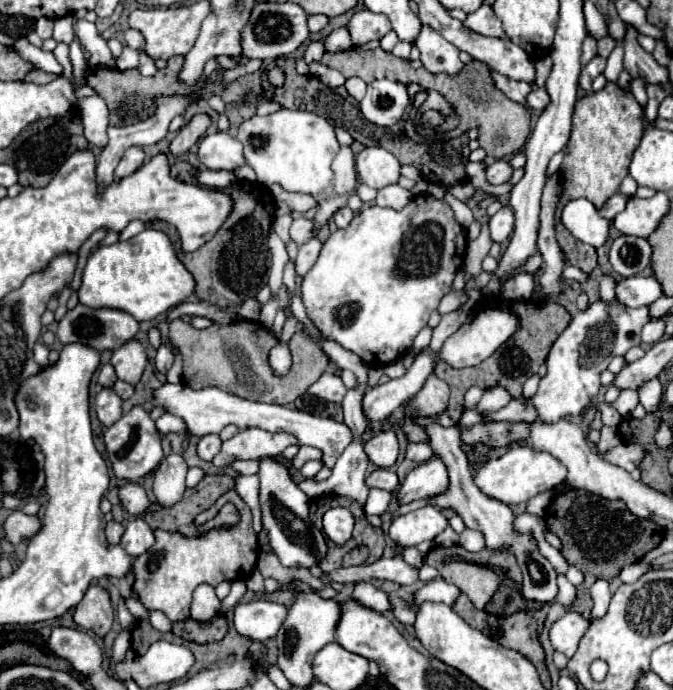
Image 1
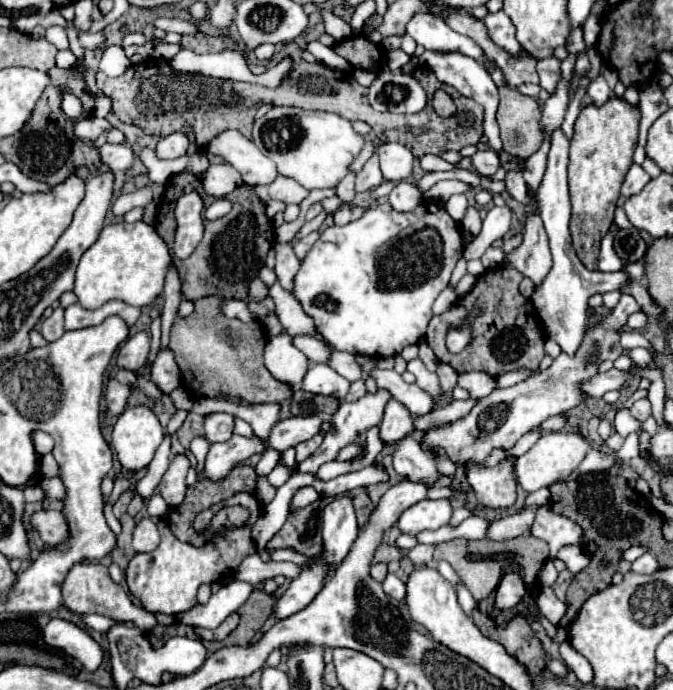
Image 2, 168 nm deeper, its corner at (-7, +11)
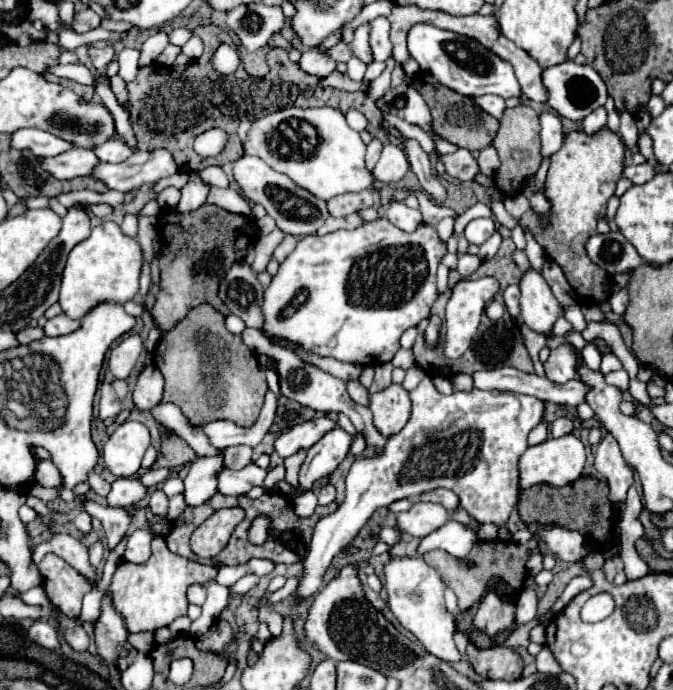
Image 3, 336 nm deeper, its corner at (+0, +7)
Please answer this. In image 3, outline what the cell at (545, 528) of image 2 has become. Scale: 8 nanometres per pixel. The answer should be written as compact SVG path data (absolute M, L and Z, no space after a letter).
M549 525L537 537L547 543L553 555L561 557L565 562L579 562L587 555L586 538L577 531L567 531L559 525Z

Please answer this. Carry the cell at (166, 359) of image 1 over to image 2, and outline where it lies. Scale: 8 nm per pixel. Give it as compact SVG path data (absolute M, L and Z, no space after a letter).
M160 349L156 361L154 361L154 367L152 367L152 375L150 379L158 385L160 391L164 393L170 393L172 389L180 387L182 385L182 375L180 375L180 369L176 365L176 359L174 359L174 353L170 353L170 349Z

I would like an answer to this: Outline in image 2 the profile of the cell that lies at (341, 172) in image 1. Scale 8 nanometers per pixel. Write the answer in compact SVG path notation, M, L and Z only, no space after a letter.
M348 173L336 187L336 195L342 199L342 201L352 201L354 199L354 175L356 173Z

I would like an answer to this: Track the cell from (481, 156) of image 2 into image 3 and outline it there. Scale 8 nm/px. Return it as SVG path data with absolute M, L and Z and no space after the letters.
M457 149L455 153L449 153L449 155L437 153L437 161L443 163L445 173L449 177L459 181L471 181L479 171L479 165L473 159L473 153L469 149Z

